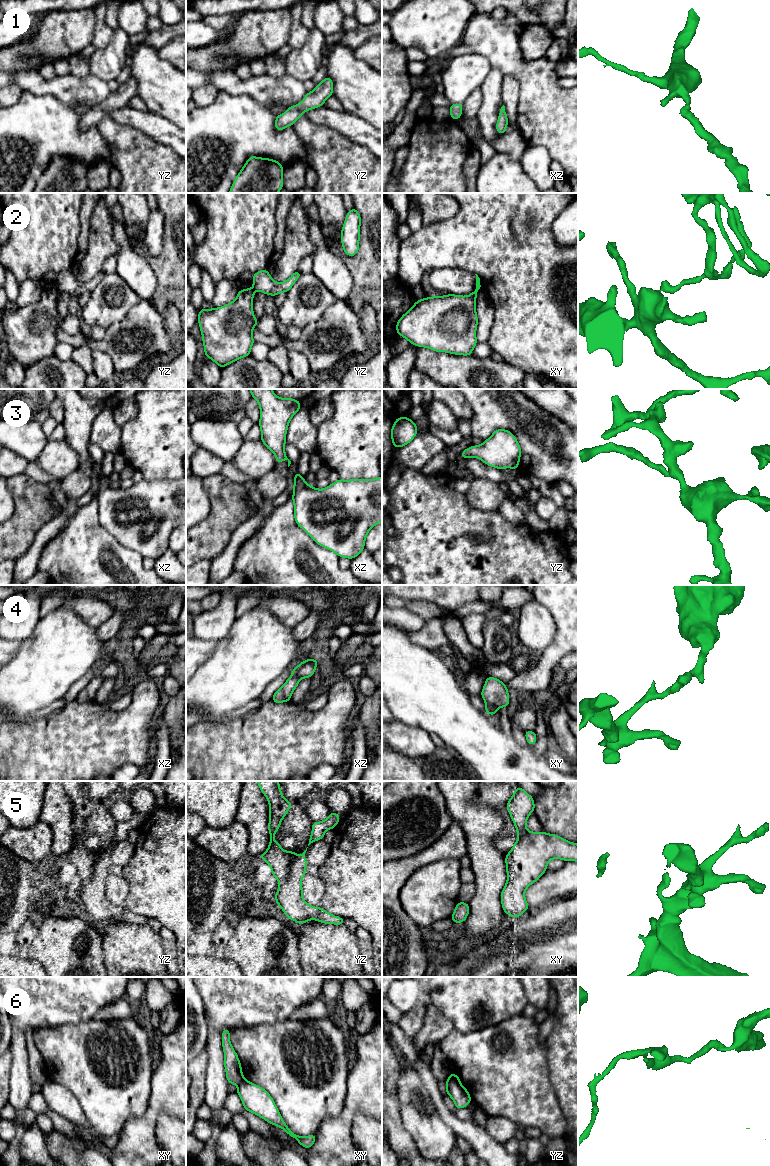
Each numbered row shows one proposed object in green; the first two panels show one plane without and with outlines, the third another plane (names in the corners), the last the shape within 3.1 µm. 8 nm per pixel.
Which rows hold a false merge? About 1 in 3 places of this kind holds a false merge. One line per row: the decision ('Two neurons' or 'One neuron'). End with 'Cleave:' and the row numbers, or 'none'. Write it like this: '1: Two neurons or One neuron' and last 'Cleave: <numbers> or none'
1: One neuron
2: Two neurons
3: One neuron
4: Two neurons
5: One neuron
6: Two neurons
Cleave: 2, 4, 6

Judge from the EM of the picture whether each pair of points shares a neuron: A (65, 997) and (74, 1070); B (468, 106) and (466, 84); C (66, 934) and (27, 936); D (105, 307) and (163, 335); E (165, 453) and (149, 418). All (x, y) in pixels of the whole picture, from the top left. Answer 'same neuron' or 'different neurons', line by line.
A: different neurons
B: different neurons
C: different neurons
D: different neurons
E: same neuron

